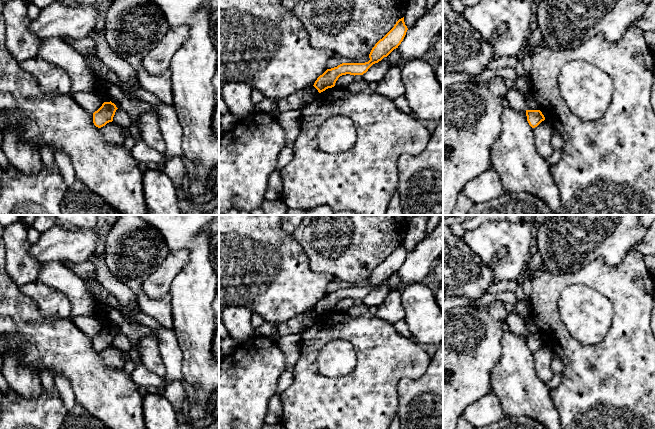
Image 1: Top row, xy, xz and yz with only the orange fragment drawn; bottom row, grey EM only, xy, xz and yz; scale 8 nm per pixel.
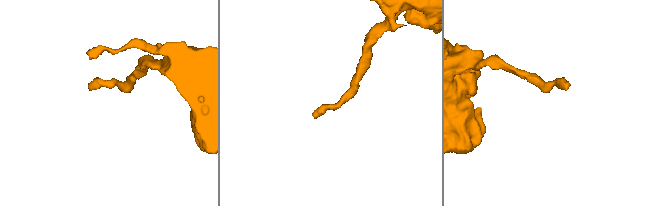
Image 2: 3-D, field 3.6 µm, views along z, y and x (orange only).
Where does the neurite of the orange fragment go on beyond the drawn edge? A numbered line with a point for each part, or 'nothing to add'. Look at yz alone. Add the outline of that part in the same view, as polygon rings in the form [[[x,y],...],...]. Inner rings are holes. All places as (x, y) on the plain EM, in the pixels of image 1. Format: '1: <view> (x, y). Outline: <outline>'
nothing to add

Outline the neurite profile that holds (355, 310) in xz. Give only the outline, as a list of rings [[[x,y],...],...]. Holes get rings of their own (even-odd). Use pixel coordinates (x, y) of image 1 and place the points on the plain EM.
[[[354,304],[346,311],[346,313],[352,317],[359,317],[365,314],[366,312],[369,312],[369,307],[364,304],[361,305]]]

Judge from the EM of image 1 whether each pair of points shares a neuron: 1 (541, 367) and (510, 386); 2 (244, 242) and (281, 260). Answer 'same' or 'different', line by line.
1: different
2: same

